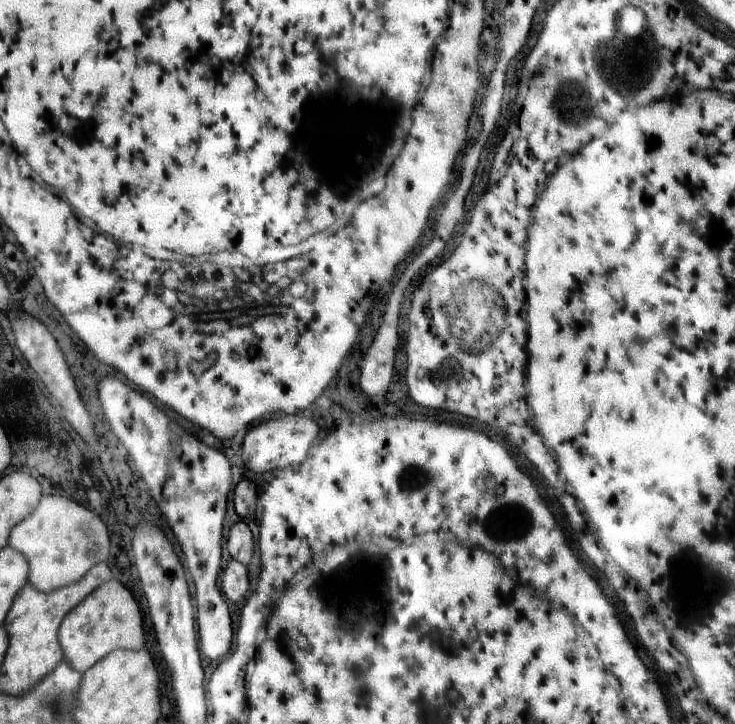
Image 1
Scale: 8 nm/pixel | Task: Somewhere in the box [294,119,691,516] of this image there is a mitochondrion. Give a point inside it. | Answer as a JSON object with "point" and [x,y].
{"point":[490,300]}

